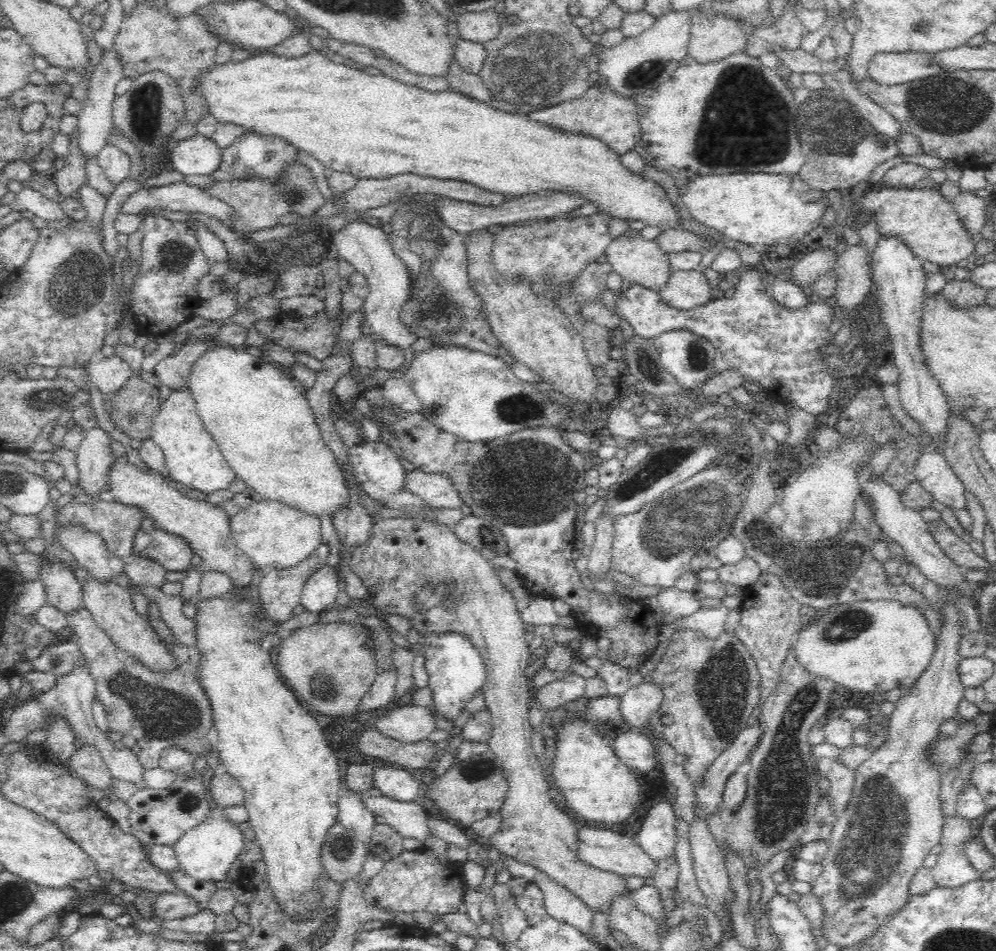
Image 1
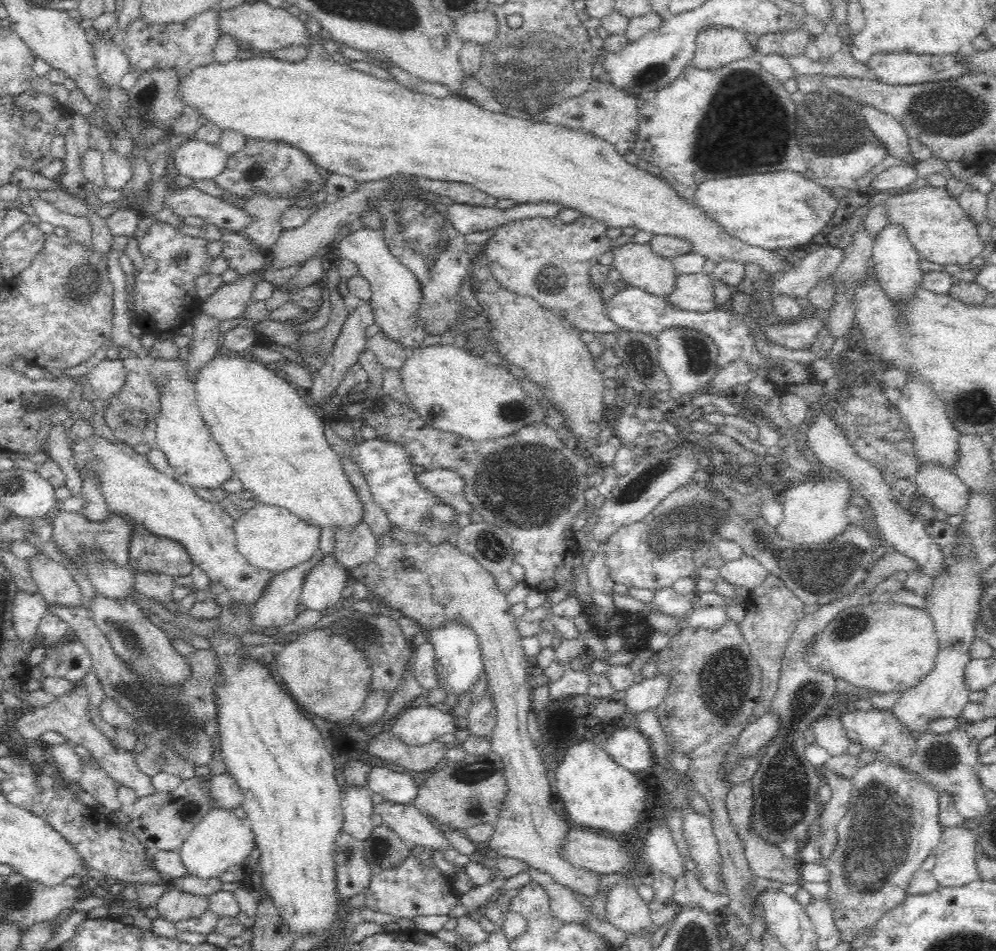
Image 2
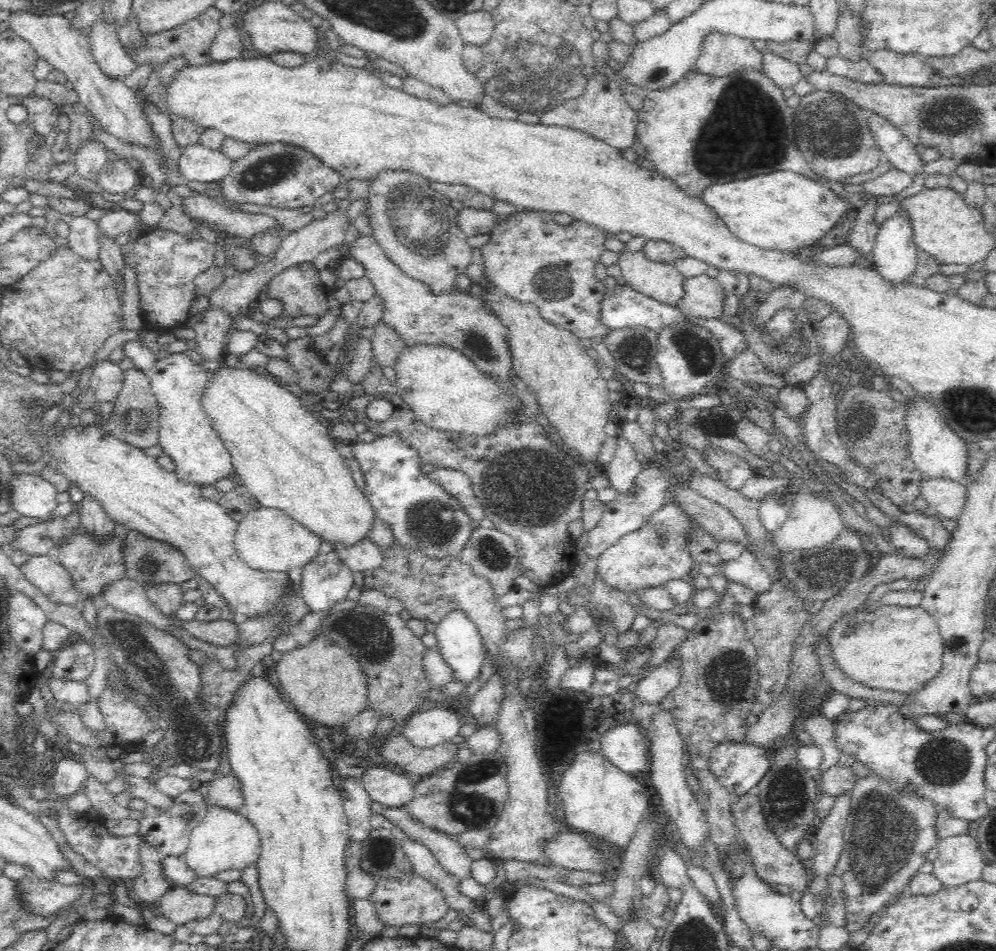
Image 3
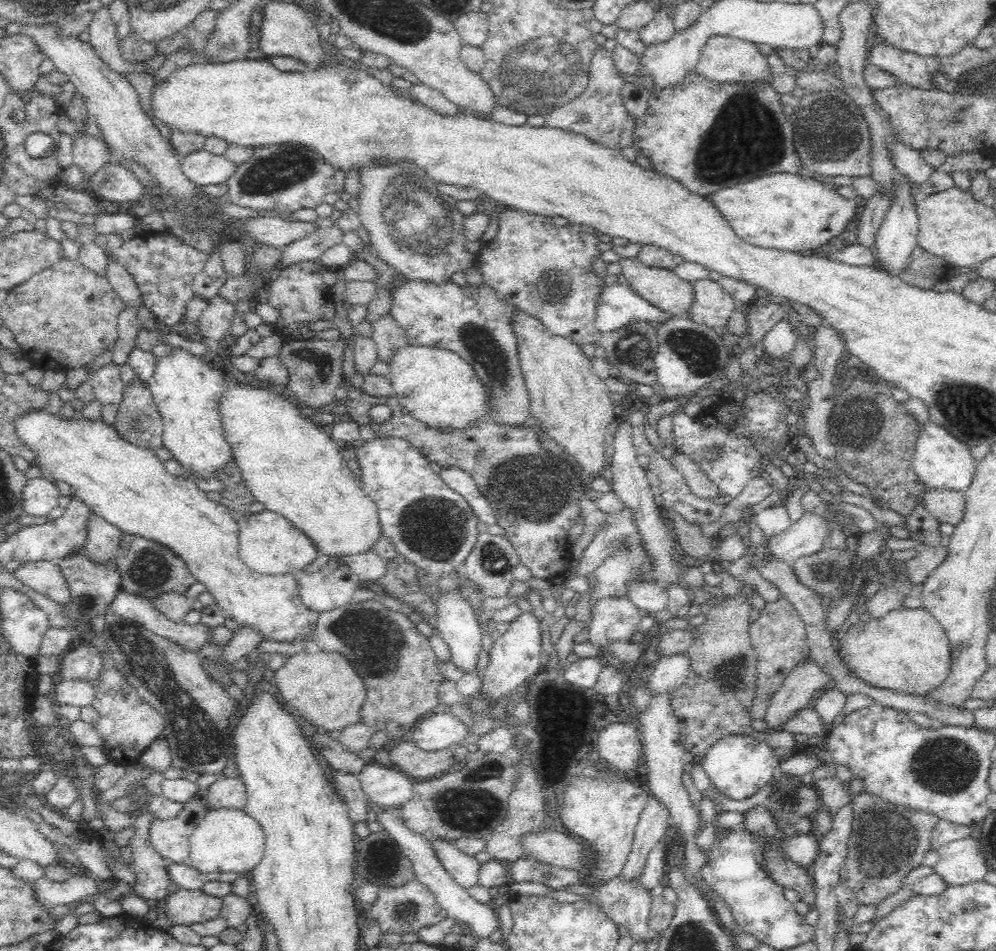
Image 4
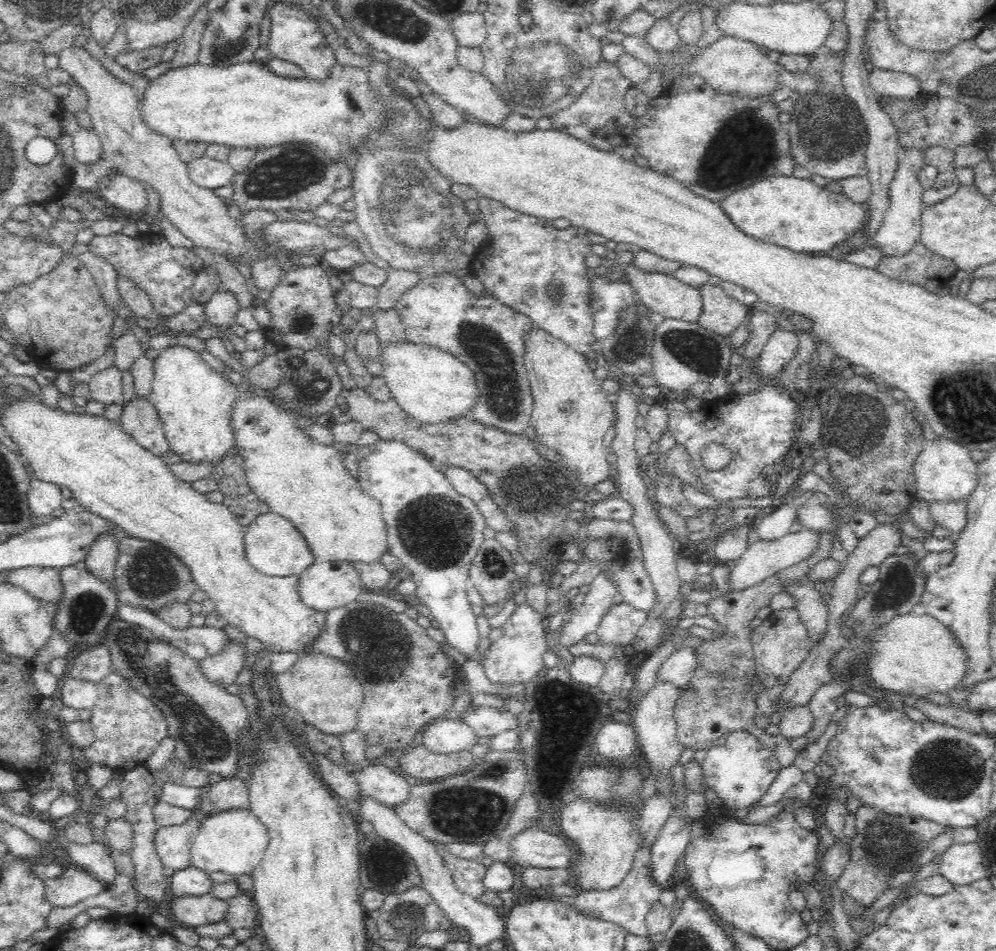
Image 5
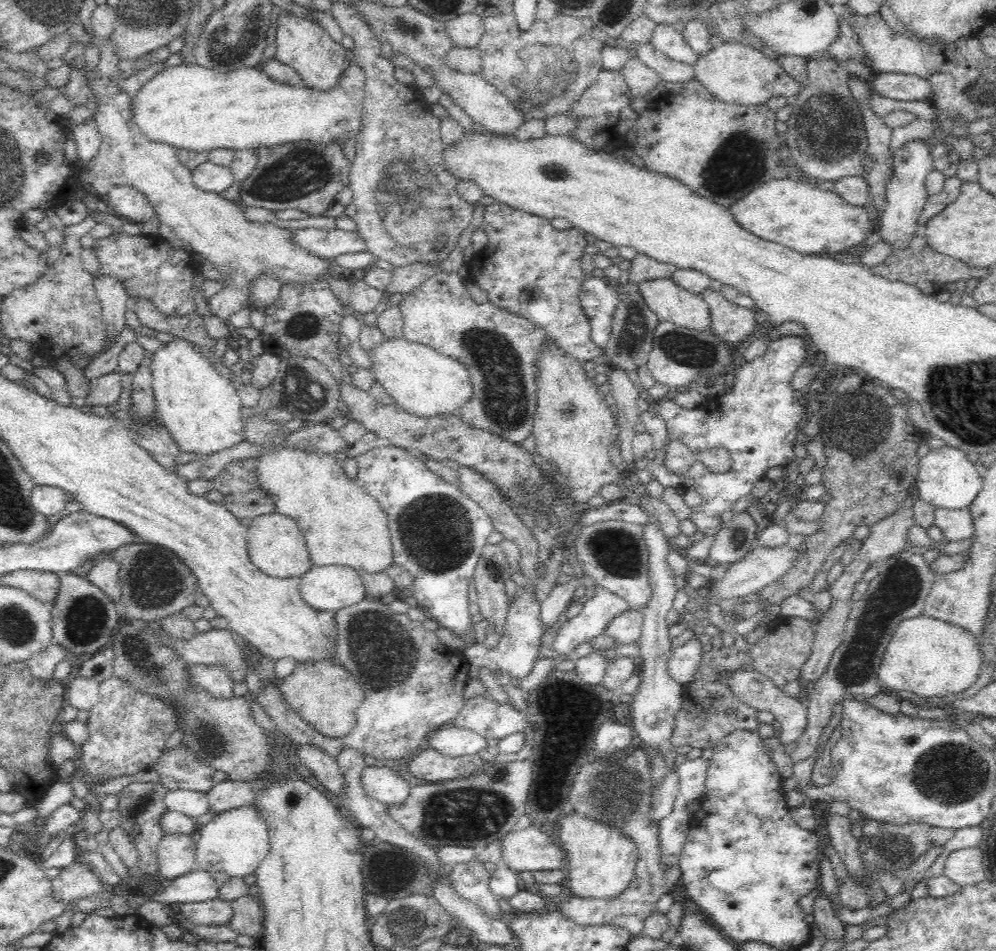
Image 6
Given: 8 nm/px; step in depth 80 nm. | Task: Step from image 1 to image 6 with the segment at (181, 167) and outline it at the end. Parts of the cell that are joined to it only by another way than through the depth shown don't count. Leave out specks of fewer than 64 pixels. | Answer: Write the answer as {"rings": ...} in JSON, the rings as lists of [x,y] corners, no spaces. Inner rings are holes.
{"rings":[[[204,161],[191,170],[191,177],[196,187],[204,191],[220,193],[234,183],[231,168],[213,161]]]}

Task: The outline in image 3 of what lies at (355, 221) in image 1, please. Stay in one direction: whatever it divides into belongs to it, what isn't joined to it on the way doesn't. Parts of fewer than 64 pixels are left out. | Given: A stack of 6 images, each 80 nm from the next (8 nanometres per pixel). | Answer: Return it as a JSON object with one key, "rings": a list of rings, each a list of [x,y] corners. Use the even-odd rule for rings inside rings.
{"rings":[[[374,235],[358,236],[352,244],[343,244],[343,250],[346,256],[362,265],[364,277],[368,278],[373,284],[375,296],[383,304],[380,321],[388,328],[391,328],[406,343],[407,347],[414,345],[446,345],[469,356],[476,363],[476,367],[482,369],[484,373],[496,372],[498,374],[500,372],[500,376],[508,376],[508,379],[512,380],[513,370],[509,350],[507,350],[507,342],[505,342],[505,326],[483,304],[481,286],[473,284],[468,290],[469,293],[451,287],[440,296],[432,296],[427,284],[407,276],[398,267],[398,264],[395,264],[394,261],[390,260],[390,257],[386,256],[384,249],[380,247],[380,243]]]}

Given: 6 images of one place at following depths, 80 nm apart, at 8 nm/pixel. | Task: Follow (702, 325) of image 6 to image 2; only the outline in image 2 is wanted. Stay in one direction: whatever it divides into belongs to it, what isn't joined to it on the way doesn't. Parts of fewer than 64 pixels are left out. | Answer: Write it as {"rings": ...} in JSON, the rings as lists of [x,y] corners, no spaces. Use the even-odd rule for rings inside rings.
{"rings":[[[652,243],[612,245],[610,252],[614,256],[611,266],[621,275],[621,286],[645,289],[664,298],[673,291],[678,276],[672,261],[654,252]]]}

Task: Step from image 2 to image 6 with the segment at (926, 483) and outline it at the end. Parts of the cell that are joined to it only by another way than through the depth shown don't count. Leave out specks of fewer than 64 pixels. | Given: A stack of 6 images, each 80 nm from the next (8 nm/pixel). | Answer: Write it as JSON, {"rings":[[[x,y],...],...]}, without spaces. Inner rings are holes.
{"rings":[[[935,508],[934,523],[942,531],[944,543],[970,540],[974,532],[969,508]]]}

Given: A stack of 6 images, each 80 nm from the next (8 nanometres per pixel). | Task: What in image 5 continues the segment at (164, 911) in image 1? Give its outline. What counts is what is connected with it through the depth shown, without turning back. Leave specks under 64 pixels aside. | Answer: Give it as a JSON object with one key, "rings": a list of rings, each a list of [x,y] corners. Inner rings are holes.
{"rings":[[[210,894],[202,896],[182,895],[172,897],[169,917],[177,925],[186,927],[202,926],[222,921],[227,909],[225,900]]]}

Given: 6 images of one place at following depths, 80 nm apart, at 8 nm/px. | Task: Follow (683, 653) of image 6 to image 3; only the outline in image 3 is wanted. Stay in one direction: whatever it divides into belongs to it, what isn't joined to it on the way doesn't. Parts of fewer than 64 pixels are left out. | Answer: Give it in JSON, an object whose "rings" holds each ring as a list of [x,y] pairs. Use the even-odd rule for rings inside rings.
{"rings":[[[666,660],[647,675],[638,677],[629,691],[638,704],[657,705],[679,683],[680,675],[679,664]]]}

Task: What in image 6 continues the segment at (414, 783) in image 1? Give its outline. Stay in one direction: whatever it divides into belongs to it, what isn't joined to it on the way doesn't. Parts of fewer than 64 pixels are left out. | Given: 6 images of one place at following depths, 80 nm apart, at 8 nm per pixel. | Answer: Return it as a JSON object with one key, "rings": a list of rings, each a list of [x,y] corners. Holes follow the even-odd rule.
{"rings":[[[366,765],[360,780],[369,797],[389,807],[402,804],[411,789],[408,777],[396,773],[391,765]]]}

